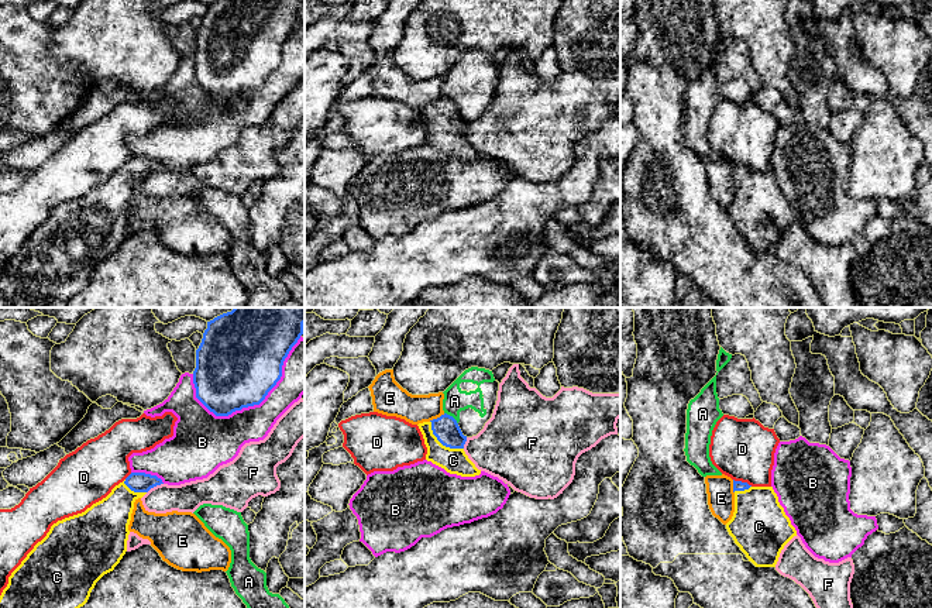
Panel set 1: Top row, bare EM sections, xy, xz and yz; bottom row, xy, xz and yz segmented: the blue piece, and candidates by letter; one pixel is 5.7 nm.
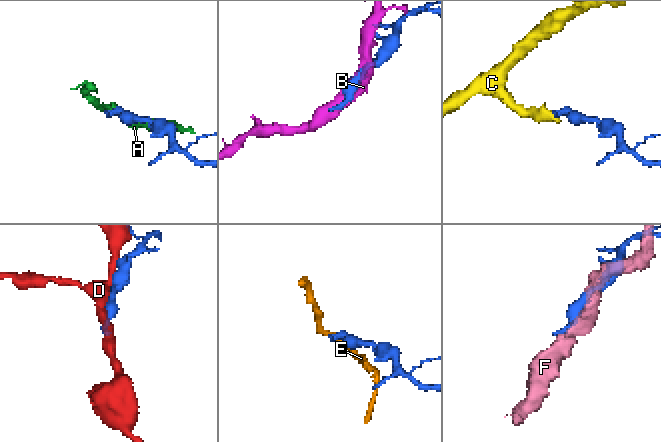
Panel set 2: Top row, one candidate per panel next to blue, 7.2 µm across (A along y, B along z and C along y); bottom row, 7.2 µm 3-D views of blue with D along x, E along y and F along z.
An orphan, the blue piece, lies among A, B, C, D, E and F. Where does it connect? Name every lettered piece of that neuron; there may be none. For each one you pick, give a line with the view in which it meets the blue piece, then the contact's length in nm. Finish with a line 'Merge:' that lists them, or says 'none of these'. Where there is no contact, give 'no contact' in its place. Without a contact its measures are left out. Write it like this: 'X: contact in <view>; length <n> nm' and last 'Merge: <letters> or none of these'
C: contact in xz; length 260 nm
Merge: C

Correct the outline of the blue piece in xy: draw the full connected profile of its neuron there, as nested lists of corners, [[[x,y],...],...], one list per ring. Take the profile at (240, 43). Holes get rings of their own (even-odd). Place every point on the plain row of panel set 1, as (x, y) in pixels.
[[[217,0],[196,34],[196,82],[216,100],[259,89],[282,61],[282,49],[303,18],[305,0]]]

